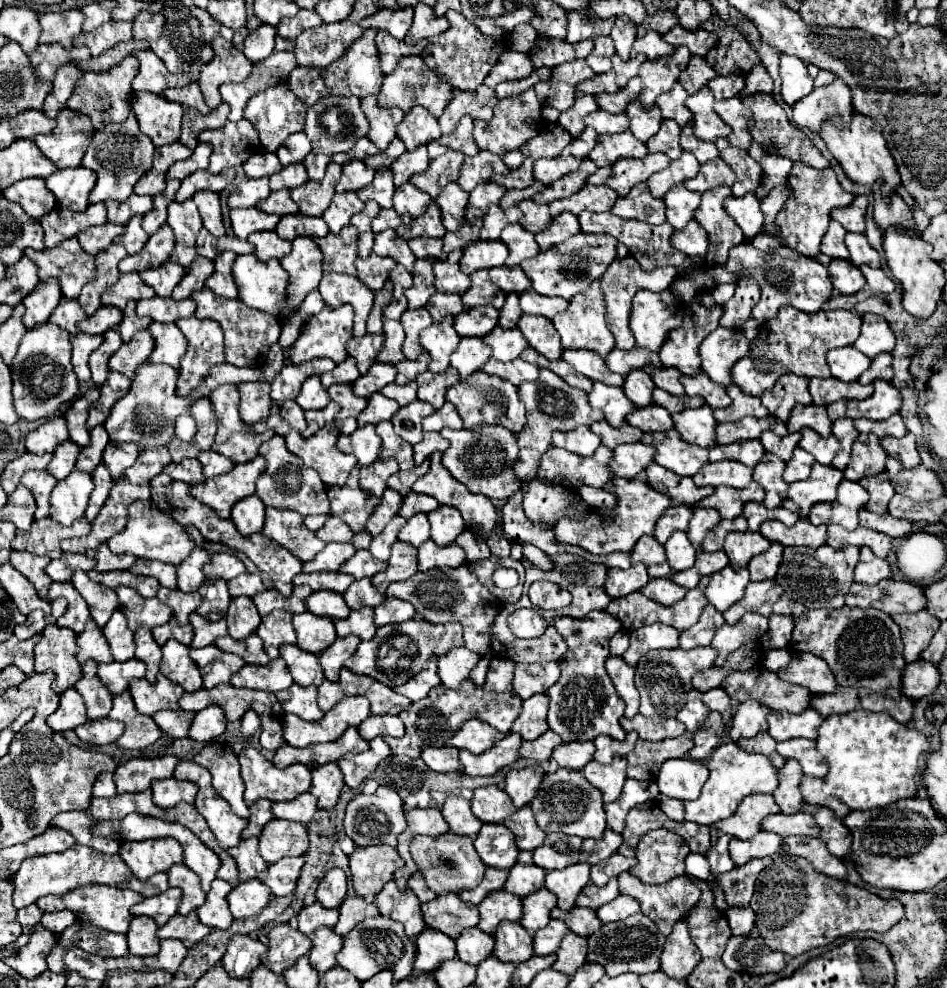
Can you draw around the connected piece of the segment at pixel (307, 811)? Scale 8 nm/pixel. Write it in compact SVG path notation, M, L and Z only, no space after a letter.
M304 793L298 799L292 799L292 801L272 803L272 813L274 813L276 819L298 821L302 825L306 825L314 817L316 811L318 811L316 797L312 793Z

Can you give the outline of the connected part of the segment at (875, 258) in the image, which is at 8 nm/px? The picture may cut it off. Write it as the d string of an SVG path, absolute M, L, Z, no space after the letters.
M848 233L846 235L846 247L850 251L850 261L860 267L860 265L870 265L870 267L880 267L880 255L876 249L870 247L864 235L860 233Z

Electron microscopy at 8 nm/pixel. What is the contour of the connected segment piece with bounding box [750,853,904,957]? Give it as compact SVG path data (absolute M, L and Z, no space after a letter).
M782 853L772 855L766 861L766 867L760 871L750 907L756 913L756 925L760 929L762 939L766 941L766 945L772 951L780 951L780 953L786 953L792 957L806 953L814 947L828 945L836 937L844 937L844 935L850 935L854 931L872 929L872 931L884 933L904 917L904 905L898 899L882 899L864 887L858 887L858 885L852 885L848 881L832 879L824 873L818 873L812 867L812 863L804 857L782 855Z

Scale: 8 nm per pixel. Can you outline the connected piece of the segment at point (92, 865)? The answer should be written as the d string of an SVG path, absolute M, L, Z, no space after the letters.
M74 845L62 853L48 853L48 855L38 855L38 857L28 857L22 861L18 873L12 877L16 881L16 891L14 891L14 907L22 909L30 903L34 903L38 897L44 897L48 893L64 893L74 887L98 883L98 885L110 885L118 889L132 889L140 893L142 897L154 897L160 895L168 889L168 875L166 873L156 873L148 881L136 879L120 859L120 855L104 855L98 853L90 847Z

